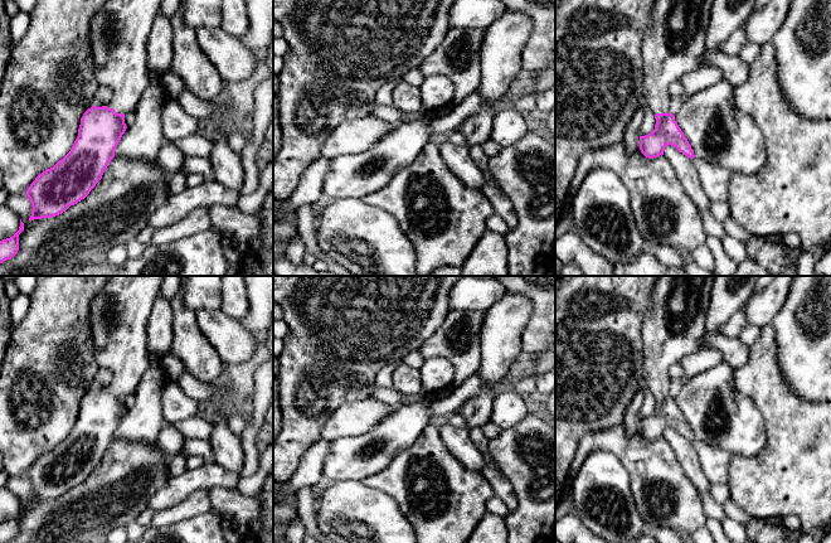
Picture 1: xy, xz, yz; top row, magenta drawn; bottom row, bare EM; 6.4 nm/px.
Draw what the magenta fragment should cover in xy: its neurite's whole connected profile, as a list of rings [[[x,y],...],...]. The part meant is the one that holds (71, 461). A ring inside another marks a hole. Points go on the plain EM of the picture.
[[[110,276],[103,289],[91,300],[89,324],[98,367],[108,368],[113,377],[106,388],[92,388],[82,401],[71,433],[53,450],[39,456],[26,472],[33,493],[29,503],[62,496],[84,481],[102,461],[115,440],[115,432],[127,408],[125,397],[136,392],[151,354],[146,345],[146,325],[160,294],[164,276]]]

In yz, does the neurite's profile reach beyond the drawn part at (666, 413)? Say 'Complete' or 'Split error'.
Split error

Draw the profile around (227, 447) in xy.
[[[227,414],[219,416],[213,421],[213,431],[209,442],[217,464],[228,471],[238,474],[242,471],[244,464],[242,437],[232,432]]]

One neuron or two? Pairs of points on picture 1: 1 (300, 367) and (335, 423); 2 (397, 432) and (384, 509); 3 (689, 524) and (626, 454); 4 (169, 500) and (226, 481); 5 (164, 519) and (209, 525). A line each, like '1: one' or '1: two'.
1: two
2: two
3: one
4: one
5: two

